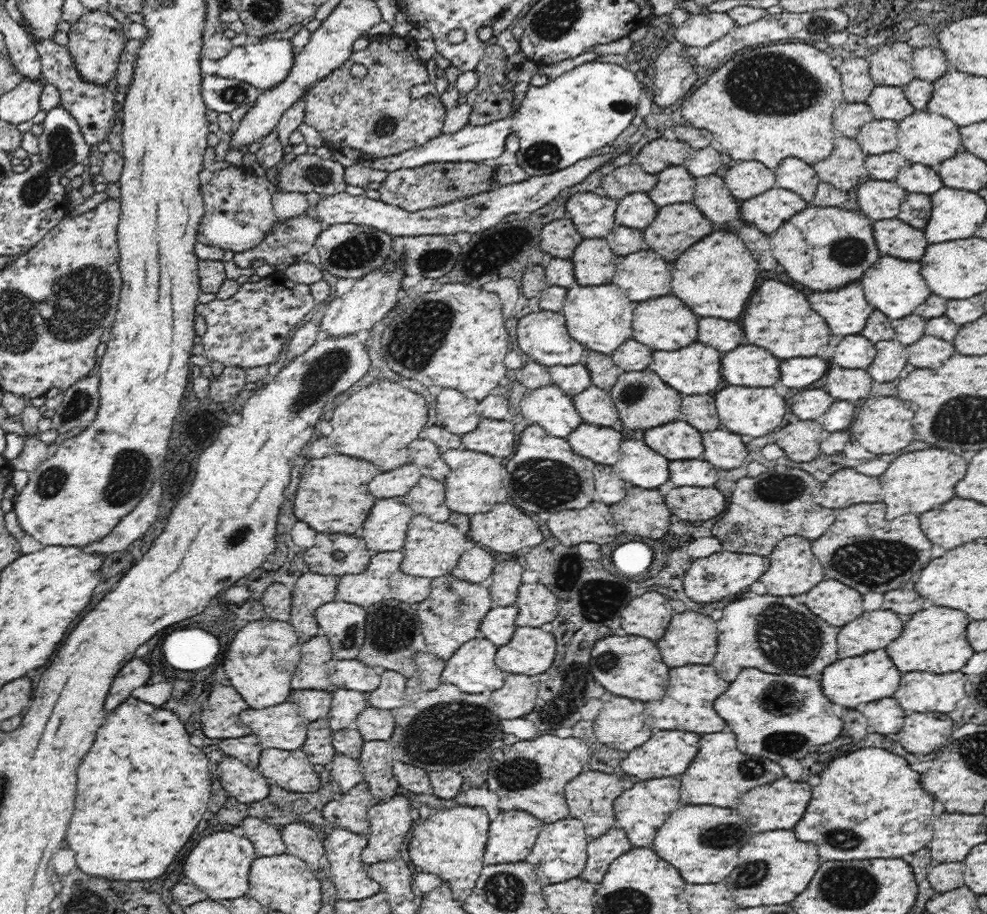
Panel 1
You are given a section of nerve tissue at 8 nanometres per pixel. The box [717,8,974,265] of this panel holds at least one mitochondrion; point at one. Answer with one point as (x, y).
(772, 83)

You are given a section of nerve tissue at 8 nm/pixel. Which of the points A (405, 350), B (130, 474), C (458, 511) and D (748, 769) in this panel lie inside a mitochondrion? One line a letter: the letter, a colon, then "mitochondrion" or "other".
A: mitochondrion
B: mitochondrion
C: other
D: mitochondrion

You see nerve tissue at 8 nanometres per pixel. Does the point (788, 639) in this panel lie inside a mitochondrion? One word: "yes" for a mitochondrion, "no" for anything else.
yes

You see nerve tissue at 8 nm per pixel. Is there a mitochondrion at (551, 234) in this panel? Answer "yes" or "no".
no

